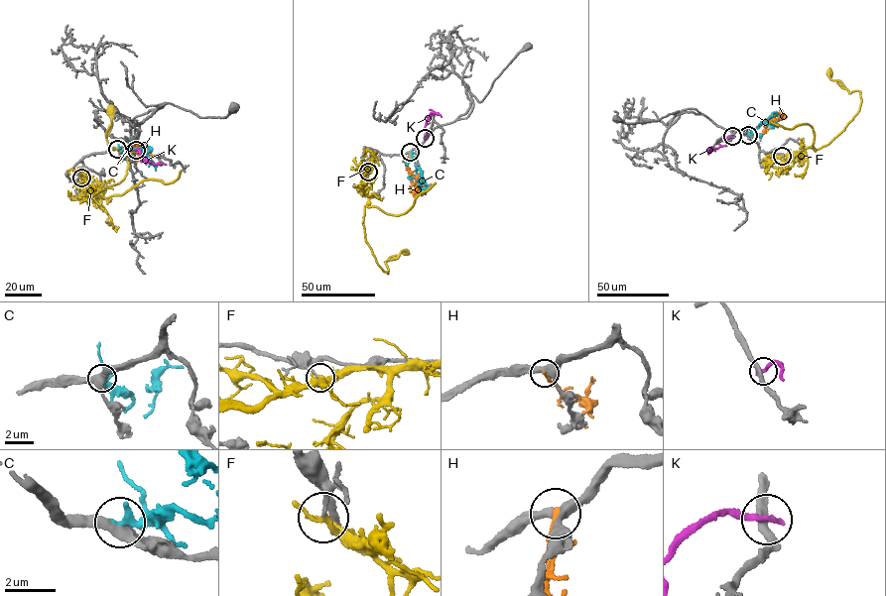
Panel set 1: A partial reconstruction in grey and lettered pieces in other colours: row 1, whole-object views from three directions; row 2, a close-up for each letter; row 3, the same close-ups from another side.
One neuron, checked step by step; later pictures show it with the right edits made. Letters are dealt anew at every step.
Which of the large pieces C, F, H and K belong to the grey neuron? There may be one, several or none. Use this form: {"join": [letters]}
{"join": []}

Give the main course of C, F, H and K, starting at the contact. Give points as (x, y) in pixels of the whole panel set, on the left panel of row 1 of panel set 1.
C: (118, 149), (122, 153), (132, 148), (151, 150), (140, 149)
F: (81, 178), (102, 197), (126, 174), (128, 161), (105, 136), (110, 104)
H: (117, 149), (123, 156), (137, 145), (144, 147), (137, 152), (130, 150), (130, 147)
K: (136, 150), (139, 160), (166, 165)

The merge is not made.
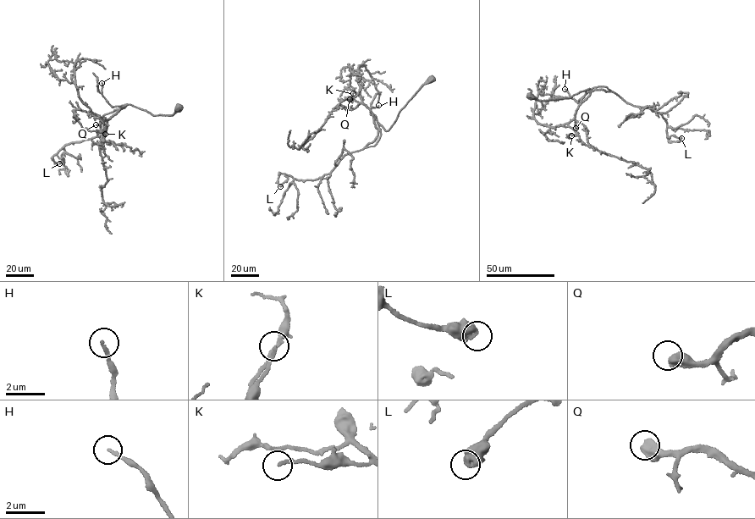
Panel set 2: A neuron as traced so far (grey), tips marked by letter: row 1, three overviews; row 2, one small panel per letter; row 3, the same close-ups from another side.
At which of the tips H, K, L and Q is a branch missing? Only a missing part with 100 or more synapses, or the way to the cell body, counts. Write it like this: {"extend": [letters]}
{"extend": ["Q"]}

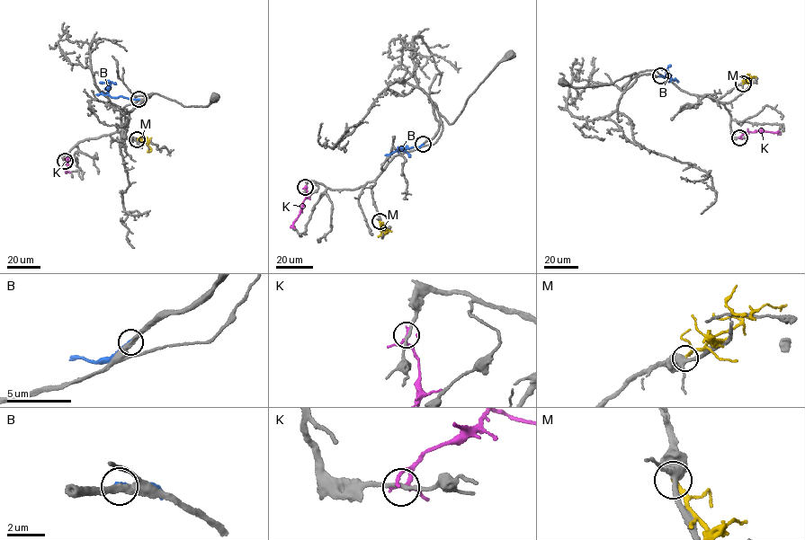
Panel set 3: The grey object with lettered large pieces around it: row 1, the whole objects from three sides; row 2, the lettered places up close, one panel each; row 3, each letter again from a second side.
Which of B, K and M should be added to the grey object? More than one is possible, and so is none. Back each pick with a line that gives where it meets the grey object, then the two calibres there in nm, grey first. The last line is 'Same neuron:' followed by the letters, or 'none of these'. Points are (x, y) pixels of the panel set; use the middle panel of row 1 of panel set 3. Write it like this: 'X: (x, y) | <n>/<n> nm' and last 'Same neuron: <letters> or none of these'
Same neuron: none of these

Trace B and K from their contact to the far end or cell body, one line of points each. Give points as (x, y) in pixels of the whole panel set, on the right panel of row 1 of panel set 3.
B: (660, 76), (669, 82), (671, 78), (666, 69), (666, 73)
K: (739, 137), (748, 130), (778, 130)

